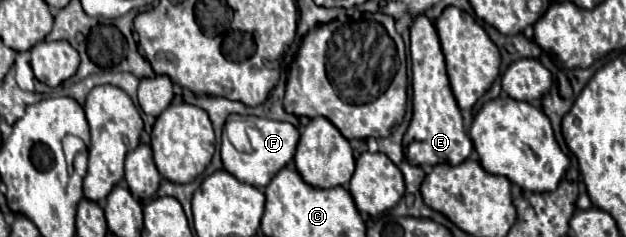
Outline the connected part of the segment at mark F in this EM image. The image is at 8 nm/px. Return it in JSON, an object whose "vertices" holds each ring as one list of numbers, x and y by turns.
{"vertices":[[255,118,255,128,251,130,251,136,253,136,253,142,251,142,253,152,251,154,241,154,231,146,227,136,223,134,221,158,223,158,225,170,231,172,237,180,247,182,247,184,257,186,257,188,263,190,271,182,271,178,293,160,295,148,297,148,297,142,299,142,299,130,289,122,279,122,279,120,269,120,269,118]]}

